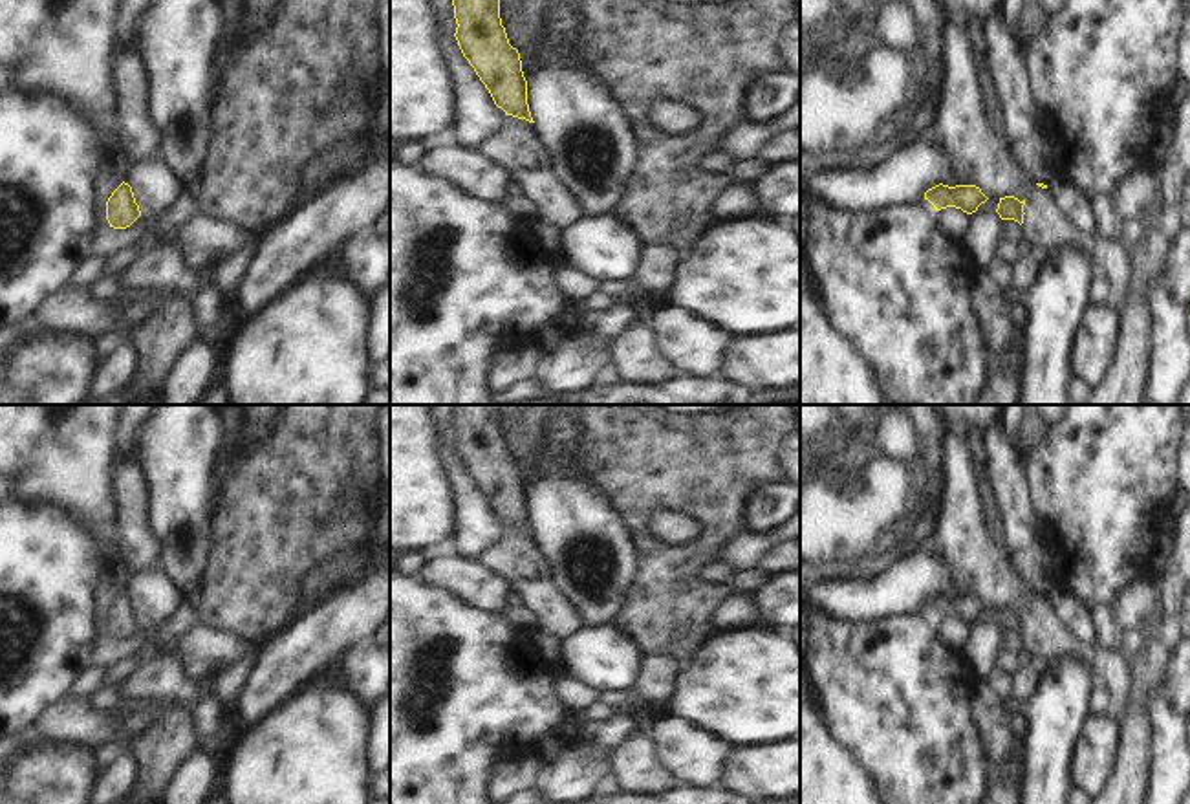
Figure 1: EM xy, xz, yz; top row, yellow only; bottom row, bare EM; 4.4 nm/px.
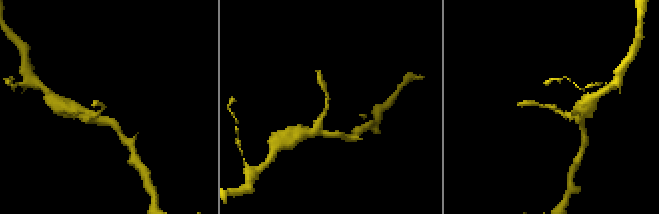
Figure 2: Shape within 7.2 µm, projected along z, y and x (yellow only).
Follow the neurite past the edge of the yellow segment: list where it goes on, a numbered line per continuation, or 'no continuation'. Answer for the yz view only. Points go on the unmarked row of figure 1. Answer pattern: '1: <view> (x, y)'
no continuation.

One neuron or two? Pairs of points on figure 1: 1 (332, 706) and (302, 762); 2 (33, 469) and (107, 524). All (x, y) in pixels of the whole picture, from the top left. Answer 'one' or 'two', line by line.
1: one
2: one

